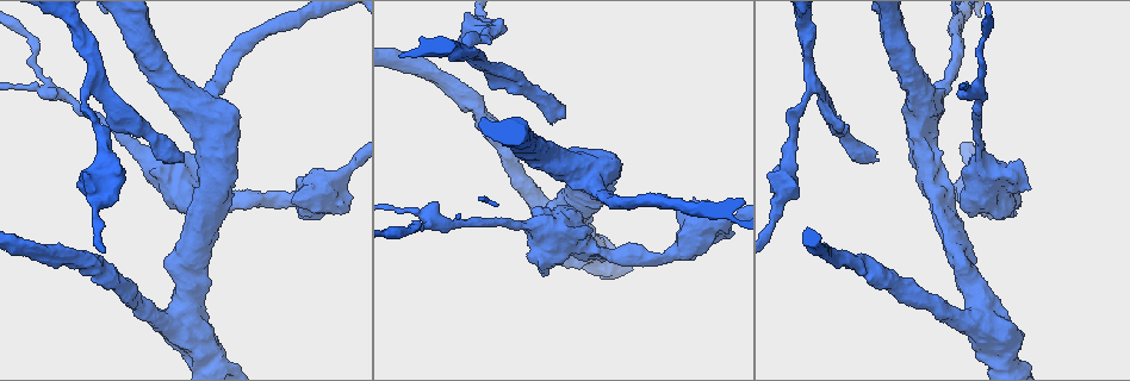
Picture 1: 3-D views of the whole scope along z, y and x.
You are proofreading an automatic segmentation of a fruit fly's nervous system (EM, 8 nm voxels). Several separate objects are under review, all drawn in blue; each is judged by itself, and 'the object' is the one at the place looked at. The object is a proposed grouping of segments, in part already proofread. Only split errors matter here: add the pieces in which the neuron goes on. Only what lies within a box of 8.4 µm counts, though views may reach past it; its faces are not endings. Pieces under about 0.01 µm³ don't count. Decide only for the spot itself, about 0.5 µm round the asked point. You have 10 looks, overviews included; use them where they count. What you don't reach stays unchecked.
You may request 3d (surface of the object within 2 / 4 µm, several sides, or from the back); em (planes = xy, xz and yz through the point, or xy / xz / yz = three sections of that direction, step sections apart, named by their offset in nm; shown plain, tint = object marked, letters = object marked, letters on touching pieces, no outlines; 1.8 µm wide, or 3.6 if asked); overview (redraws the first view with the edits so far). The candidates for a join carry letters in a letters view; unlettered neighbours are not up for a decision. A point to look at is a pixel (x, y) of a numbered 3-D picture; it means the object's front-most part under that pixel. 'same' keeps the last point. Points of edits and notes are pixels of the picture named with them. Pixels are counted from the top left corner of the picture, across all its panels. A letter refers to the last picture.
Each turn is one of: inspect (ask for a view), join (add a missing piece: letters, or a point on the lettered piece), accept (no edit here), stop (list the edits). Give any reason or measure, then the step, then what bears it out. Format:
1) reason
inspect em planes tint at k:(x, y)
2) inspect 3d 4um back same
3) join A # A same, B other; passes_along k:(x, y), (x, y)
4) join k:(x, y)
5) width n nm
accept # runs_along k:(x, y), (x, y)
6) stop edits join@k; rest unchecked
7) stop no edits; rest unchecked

thick end
inspect 3d 4um at 1:(1021, 160)

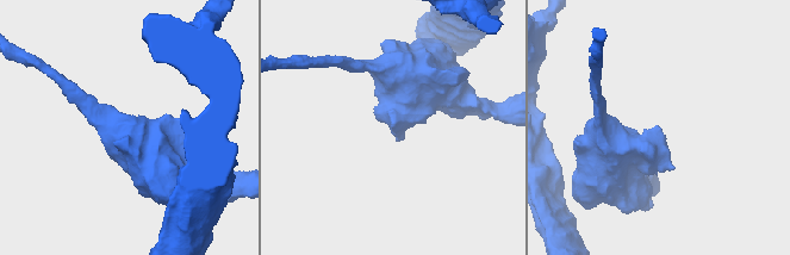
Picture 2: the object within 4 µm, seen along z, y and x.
inspect em xz step 4 letters at 2:(392, 126)

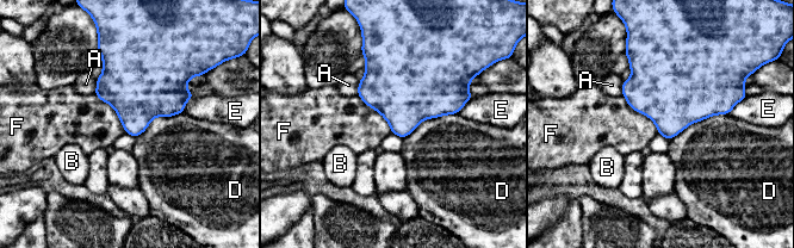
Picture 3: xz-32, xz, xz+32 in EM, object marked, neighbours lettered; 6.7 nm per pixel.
accept # A other, B other, D other, E other, F other; no lettered piece goes on from it

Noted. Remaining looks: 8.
calibre changes
inspect 3d 4um at 1:(977, 325)

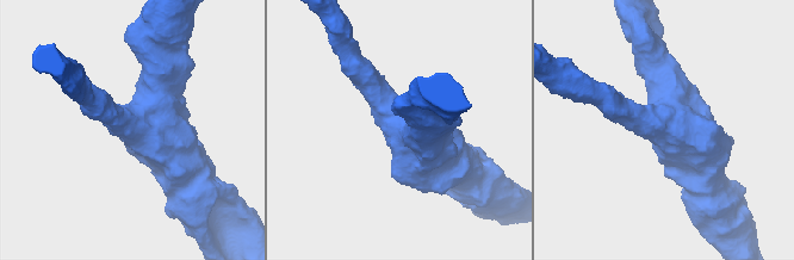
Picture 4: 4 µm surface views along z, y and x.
inspect em 3.6um xz step 16 tint at 4:(666, 126)

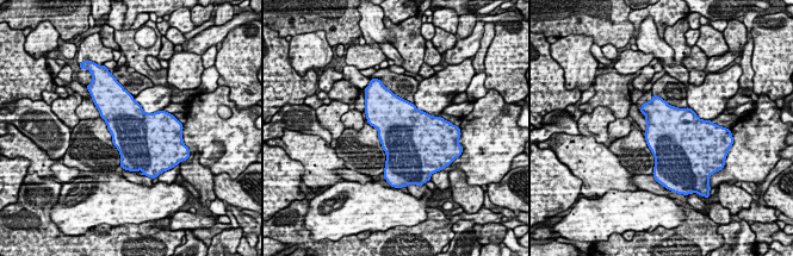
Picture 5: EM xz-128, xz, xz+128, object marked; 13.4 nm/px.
inspect em 3.6um planes letters same

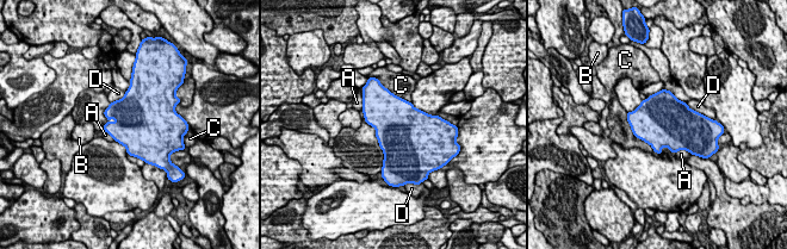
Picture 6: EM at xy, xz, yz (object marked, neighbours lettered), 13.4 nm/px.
accept # A other, B other, C other, D other; none of them fits

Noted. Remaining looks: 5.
thick turns thin
inspect em 3.6um xy step 4 letters at 1:(591, 179)

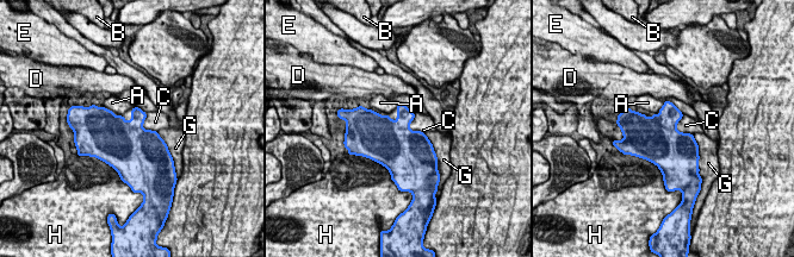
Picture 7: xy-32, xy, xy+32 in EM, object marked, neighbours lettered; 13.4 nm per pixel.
cut it another way
inspect em 3.6um planes letters same

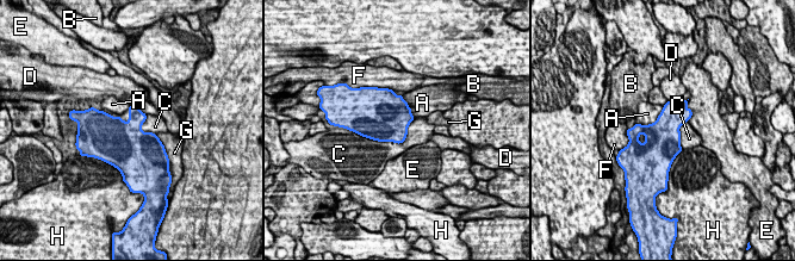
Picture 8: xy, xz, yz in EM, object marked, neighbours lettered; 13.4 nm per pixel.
accept # A other, B other, C other, D other, E other, F other, G other, H other; none of them fits

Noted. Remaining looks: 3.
an open end
inspect em planes letters at 1:(183, 160)

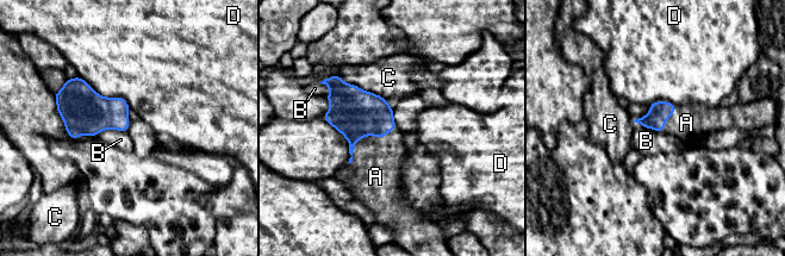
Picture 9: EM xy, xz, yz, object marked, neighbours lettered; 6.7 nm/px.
accept # A other, B other, C other, D other; border 9:(396, 126), (360, 137), (348, 163); no lettered piece goes on from it

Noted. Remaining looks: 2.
stop no edits; rest unchecked

